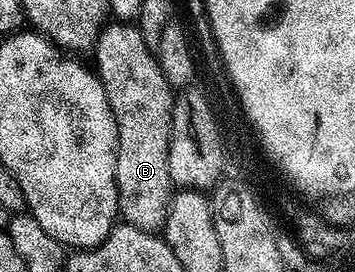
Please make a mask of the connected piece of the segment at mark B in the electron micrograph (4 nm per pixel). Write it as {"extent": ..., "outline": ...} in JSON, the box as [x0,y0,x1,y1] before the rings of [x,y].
{"extent":[92,19,176,234],"outline":[[[122,19],[113,23],[103,28],[92,56],[118,128],[118,212],[125,224],[157,234],[165,226],[172,196],[168,151],[176,93],[162,74],[158,58],[146,45],[137,24]]]}

